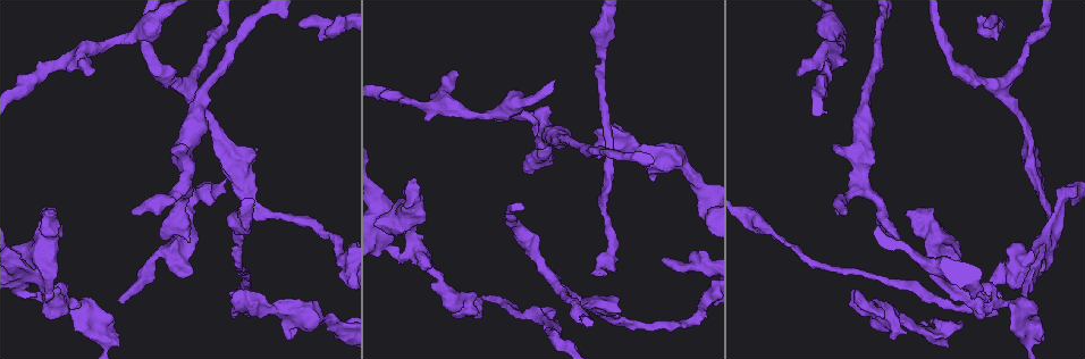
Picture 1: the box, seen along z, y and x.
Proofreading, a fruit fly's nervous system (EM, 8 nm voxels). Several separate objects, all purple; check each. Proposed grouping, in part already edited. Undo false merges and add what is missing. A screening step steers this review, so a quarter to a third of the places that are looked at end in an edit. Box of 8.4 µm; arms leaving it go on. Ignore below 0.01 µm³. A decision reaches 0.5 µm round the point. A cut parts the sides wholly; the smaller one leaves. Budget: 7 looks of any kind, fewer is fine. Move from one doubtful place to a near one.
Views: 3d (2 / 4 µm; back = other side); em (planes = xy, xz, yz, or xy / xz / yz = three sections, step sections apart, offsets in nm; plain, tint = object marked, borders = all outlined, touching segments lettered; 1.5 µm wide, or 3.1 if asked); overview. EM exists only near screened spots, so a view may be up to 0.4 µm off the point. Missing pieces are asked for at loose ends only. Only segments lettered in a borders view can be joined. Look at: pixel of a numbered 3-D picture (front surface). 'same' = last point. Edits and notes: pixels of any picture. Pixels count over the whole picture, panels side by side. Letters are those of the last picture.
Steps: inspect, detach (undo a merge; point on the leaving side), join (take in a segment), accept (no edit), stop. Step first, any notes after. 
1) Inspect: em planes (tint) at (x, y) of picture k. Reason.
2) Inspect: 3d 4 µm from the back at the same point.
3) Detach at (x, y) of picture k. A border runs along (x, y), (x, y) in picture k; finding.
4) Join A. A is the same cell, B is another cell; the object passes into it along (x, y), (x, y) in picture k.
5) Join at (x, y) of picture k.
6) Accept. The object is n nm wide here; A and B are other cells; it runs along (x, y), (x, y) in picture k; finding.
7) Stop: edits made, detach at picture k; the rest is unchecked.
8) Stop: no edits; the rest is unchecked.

Inspect: 3d 4 µm at (882, 317) of picture 1. Branch stops here.

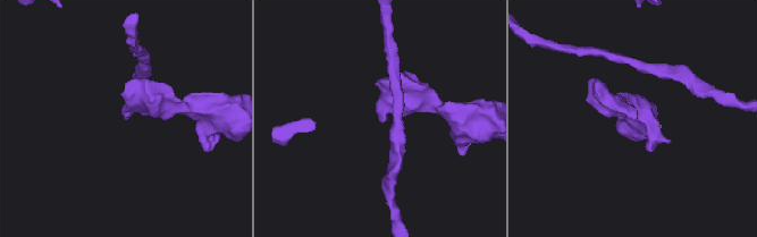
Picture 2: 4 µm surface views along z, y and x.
Inspect: em planes (plain) at (380, 120) of picture 2. Shape alone is not enough.

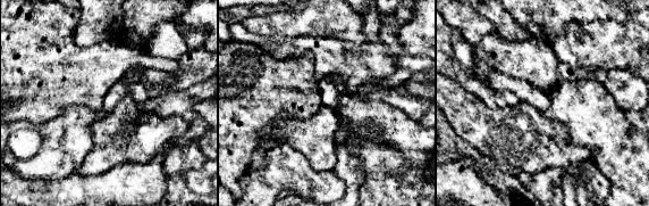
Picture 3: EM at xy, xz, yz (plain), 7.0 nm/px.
Inspect: em planes (borders) at the same point.

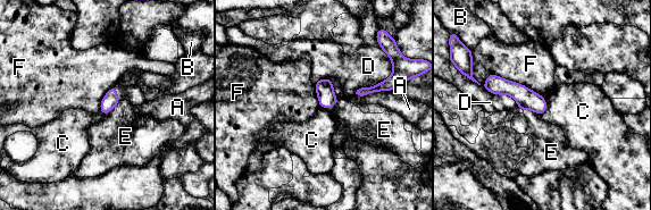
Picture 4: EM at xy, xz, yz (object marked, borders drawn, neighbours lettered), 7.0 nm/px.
Accept. The object is 110 nm wide here; A, B, C, D, E and F are other cells; a border runs along (548, 104), (548, 108), (540, 115) in picture 4; none of them fits.

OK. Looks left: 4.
Inspect: 3d 2 µm at (525, 170) of picture 1. Branch stops here.

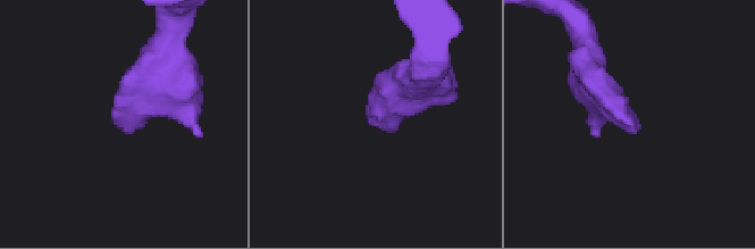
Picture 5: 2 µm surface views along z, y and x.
Inspect: em planes (plain) at (633, 129) of picture 5.

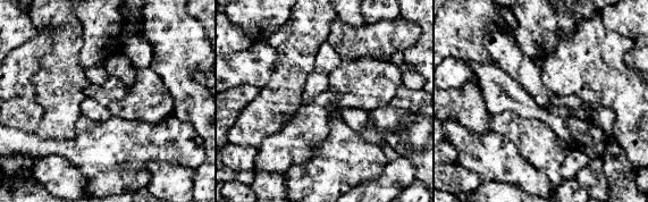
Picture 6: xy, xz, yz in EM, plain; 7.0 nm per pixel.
Inspect: em planes (borders) at the same point. See the neighbours.

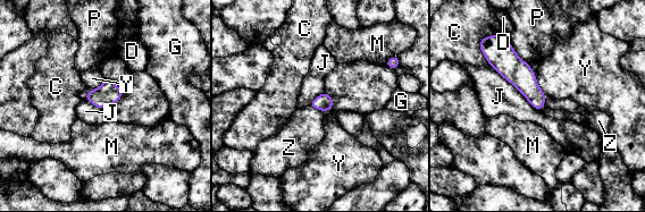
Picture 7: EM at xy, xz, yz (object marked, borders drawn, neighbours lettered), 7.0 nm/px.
Join Z. Z is the same cell, C, D, G, J, M, P and Y are other cells; the object passes into it along (324, 102), (317, 108), (303, 130) in picture 7; the cell continues.

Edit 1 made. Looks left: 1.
Stop: edits made, join at picture 7; the rest is unchecked.

